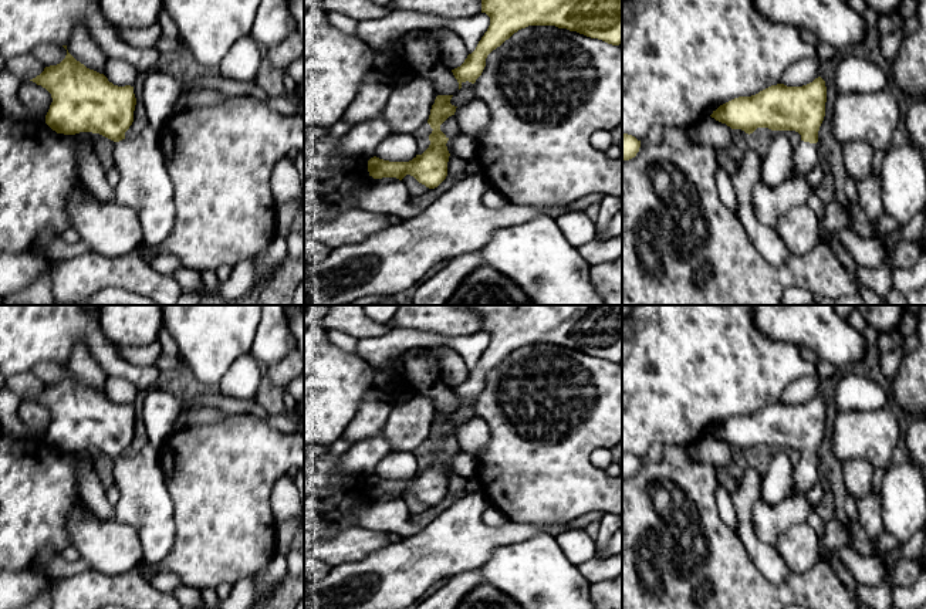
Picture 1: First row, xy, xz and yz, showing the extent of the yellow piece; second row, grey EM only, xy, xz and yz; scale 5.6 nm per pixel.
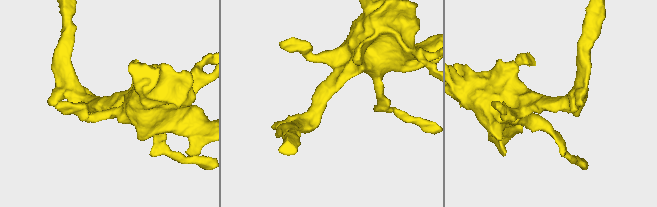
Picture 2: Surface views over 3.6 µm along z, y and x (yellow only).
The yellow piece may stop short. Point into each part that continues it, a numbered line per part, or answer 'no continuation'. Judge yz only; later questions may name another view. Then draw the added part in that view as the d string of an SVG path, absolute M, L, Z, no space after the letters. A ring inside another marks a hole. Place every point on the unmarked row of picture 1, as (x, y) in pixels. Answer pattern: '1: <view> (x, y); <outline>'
1: yz (770, 521); M801 459L792 467L792 494L777 504L768 504L763 498L753 505L753 522L757 537L775 545L778 537L795 524L807 522L814 505L807 500L807 491L812 488L819 477L818 461Z

